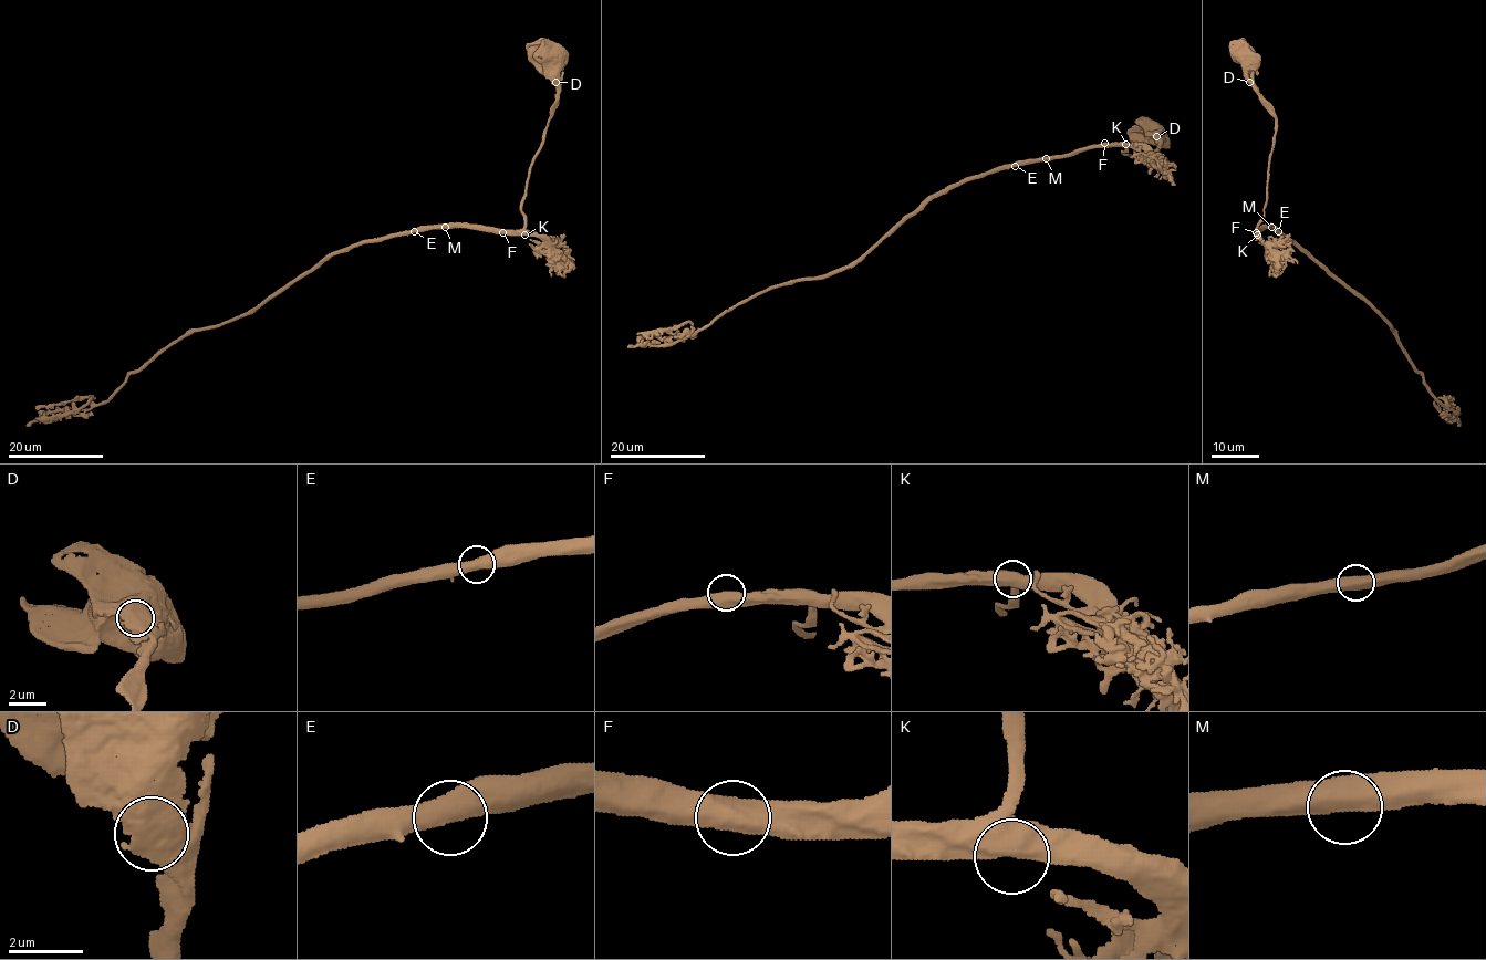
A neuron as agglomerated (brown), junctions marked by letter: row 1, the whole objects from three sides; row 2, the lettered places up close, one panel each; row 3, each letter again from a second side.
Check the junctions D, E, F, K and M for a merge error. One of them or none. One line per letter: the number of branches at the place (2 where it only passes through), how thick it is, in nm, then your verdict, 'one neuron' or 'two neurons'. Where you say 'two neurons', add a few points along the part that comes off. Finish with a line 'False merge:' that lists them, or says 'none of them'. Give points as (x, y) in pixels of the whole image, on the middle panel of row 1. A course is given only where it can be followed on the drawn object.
D: 2 branches meet; 550 nm thick; one neuron
E: 2 branches meet; 550 nm thick; one neuron
F: 2 branches meet; 550 nm thick; one neuron
K: 2 branches meet; 550 nm thick; one neuron
M: 2 branches meet; 550 nm thick; one neuron
False merge: none of them

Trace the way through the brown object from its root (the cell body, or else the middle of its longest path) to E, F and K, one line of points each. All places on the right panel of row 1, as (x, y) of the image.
E: (1247, 56), (1243, 56), (1244, 73), (1275, 117), (1266, 202), (1257, 230), (1270, 226), (1278, 231)
F: (1247, 56), (1243, 56), (1244, 73), (1275, 117), (1266, 202), (1256, 232)
K: (1247, 56), (1243, 56), (1244, 73), (1275, 117), (1266, 202), (1257, 235)

